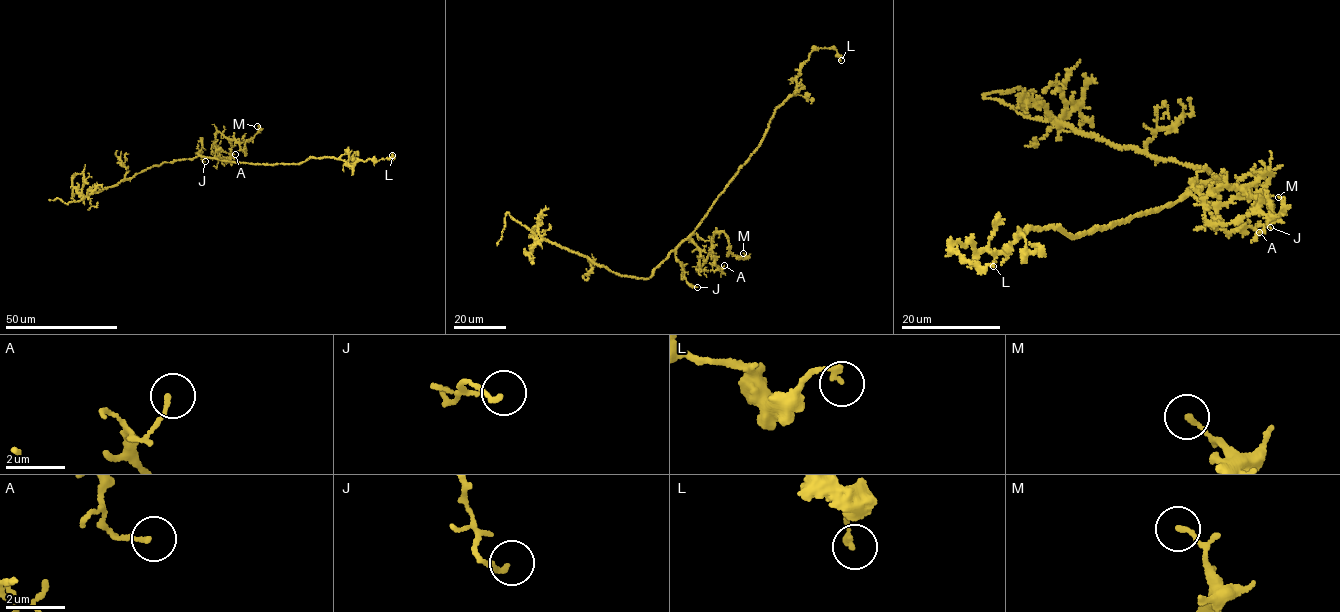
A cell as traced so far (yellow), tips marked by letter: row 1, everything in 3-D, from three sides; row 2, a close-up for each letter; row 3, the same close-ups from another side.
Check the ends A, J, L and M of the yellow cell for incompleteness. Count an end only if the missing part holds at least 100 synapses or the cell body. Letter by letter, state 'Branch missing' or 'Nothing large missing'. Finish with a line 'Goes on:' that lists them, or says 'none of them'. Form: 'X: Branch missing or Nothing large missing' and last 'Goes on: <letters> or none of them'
A: Nothing large missing
J: Nothing large missing
L: Nothing large missing
M: Nothing large missing
Goes on: none of them

